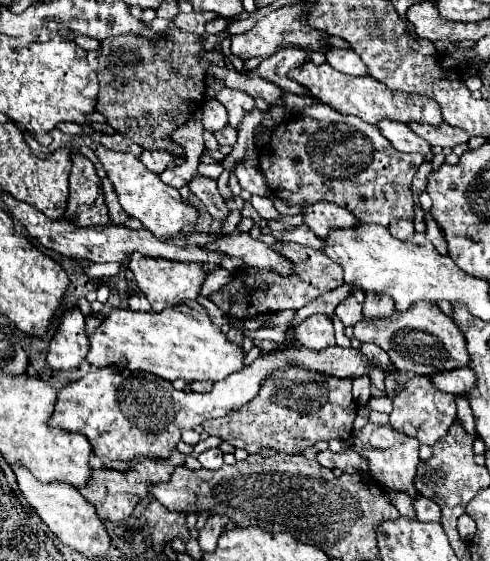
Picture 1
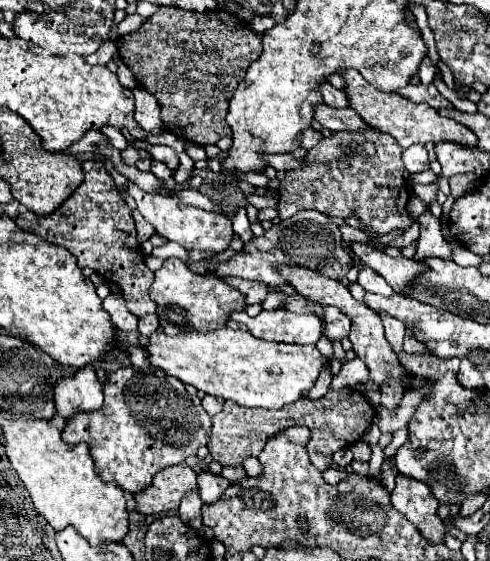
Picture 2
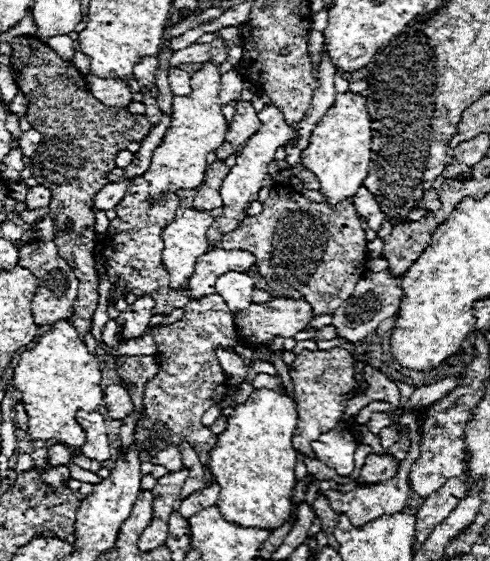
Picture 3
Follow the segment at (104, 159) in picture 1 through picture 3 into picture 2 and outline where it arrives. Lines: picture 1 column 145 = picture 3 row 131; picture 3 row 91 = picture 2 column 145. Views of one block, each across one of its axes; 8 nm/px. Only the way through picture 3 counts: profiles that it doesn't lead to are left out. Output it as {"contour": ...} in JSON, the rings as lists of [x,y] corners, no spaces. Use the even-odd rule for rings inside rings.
{"contour":[[[128,182],[126,190],[136,200],[138,212],[156,228],[156,232],[160,236],[164,236],[166,240],[178,242],[186,250],[202,250],[202,252],[220,254],[230,246],[230,240],[234,238],[230,218],[226,218],[222,214],[206,212],[206,210],[200,210],[200,208],[194,208],[194,206],[182,206],[182,204],[178,204],[176,198],[170,198],[170,196],[148,194],[142,188],[138,188],[134,182]]]}

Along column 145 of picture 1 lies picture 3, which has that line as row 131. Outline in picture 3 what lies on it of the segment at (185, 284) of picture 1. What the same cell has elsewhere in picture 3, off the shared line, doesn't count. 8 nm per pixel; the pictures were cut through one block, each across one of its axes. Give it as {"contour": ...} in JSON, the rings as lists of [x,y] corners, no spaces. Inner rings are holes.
{"contour":[[[272,104],[272,106],[268,106],[268,108],[264,108],[262,112],[260,112],[260,120],[262,120],[262,128],[254,134],[254,136],[250,136],[250,140],[246,142],[246,146],[238,152],[238,156],[236,156],[236,166],[226,174],[226,178],[222,180],[222,186],[220,186],[220,196],[222,196],[222,208],[224,208],[224,216],[220,218],[220,220],[216,220],[214,222],[214,226],[212,226],[212,230],[208,232],[208,250],[212,250],[218,242],[220,242],[220,238],[222,238],[222,234],[218,234],[220,232],[220,228],[224,230],[224,232],[228,232],[228,230],[234,230],[234,228],[238,228],[240,226],[240,222],[248,216],[246,214],[246,210],[248,210],[248,206],[254,202],[254,200],[258,200],[258,192],[260,192],[260,188],[262,188],[262,180],[266,178],[266,170],[268,170],[268,164],[274,160],[274,152],[280,148],[280,146],[284,146],[284,144],[288,144],[294,136],[296,136],[296,130],[292,128],[292,126],[288,126],[288,124],[284,124],[284,118],[282,118],[282,112]]]}

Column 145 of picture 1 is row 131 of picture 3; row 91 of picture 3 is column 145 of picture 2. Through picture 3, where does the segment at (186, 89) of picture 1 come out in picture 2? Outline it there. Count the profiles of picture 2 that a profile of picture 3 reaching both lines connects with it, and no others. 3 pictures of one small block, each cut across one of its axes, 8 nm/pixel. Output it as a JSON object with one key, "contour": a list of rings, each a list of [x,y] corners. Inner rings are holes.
{"contour":[[[160,6],[136,32],[120,36],[116,46],[124,64],[134,72],[136,82],[156,96],[162,108],[160,118],[166,130],[184,142],[206,146],[216,144],[222,136],[230,136],[230,126],[226,122],[228,102],[244,78],[248,66],[260,56],[262,38],[264,34],[254,32],[248,22],[226,10],[192,12],[176,6]],[[218,24],[226,28],[226,46],[220,42],[212,46],[214,34],[210,32],[210,36],[206,36],[206,28],[220,28]],[[182,78],[190,84],[188,88],[194,86],[194,92],[186,90],[190,100],[186,94],[176,90],[176,84],[180,84]]]}

